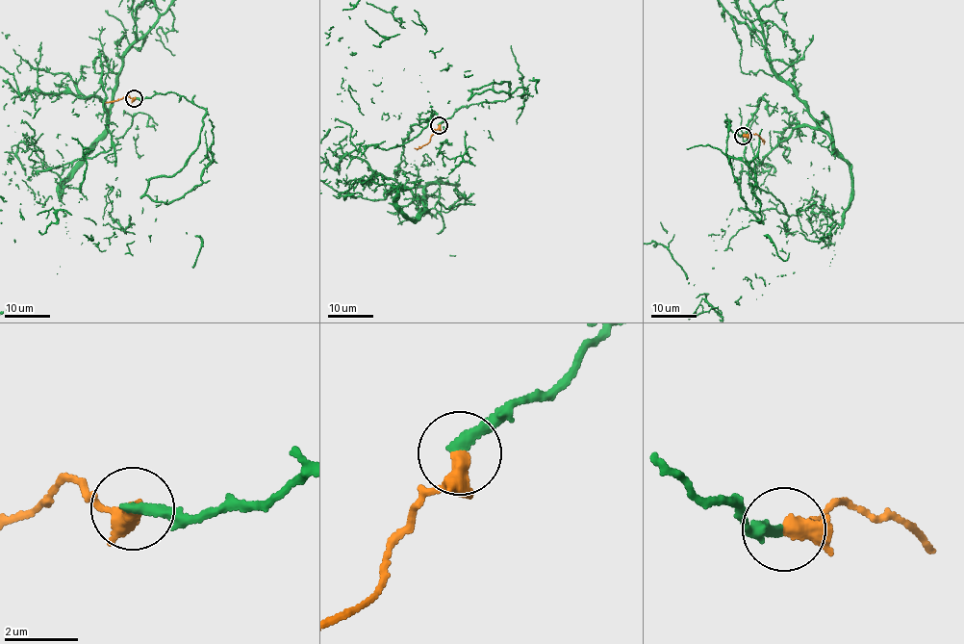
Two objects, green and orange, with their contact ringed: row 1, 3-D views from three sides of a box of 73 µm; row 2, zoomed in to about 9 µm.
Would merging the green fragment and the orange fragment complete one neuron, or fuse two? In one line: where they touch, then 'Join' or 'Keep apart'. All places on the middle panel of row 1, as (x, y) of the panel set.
Place: (439, 125). Join

